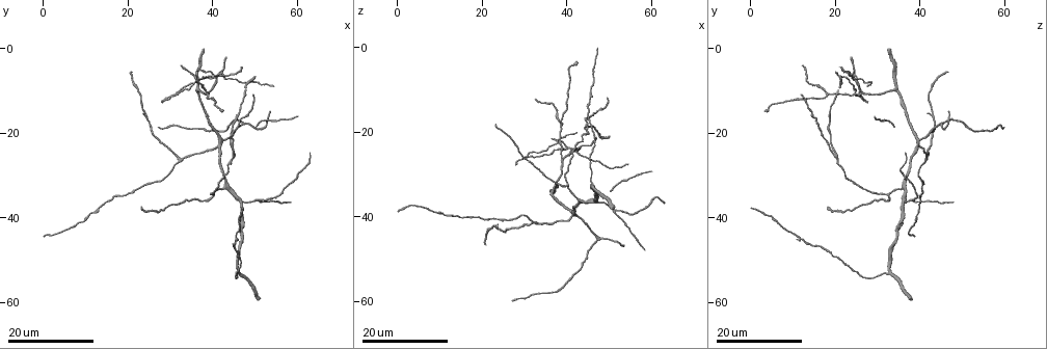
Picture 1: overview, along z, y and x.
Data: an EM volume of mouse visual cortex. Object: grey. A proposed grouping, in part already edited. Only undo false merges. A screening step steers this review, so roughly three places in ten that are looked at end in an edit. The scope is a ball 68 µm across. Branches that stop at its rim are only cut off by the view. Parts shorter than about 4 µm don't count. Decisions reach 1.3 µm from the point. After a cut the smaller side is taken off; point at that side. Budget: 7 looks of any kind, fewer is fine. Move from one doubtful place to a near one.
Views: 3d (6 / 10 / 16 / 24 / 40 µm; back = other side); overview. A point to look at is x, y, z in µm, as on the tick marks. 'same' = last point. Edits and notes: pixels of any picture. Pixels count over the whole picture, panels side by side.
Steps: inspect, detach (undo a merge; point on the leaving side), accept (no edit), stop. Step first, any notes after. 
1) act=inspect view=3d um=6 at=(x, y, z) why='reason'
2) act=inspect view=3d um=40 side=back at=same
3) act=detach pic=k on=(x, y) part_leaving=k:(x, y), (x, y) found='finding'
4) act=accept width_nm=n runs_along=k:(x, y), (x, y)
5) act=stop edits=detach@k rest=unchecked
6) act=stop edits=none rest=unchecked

act=inspect view=3d um=16 at=(39.0, 10.5, 18.5) why='three arms meet'

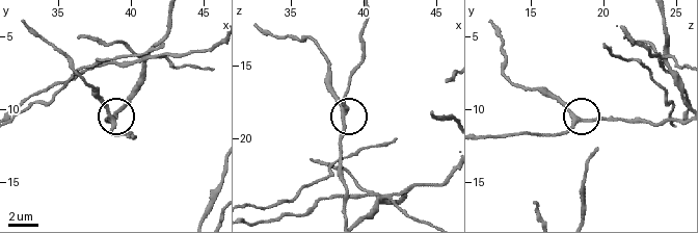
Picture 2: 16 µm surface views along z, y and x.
act=inspect view=3d um=10 at=(38.6, 10.6, 18.0)

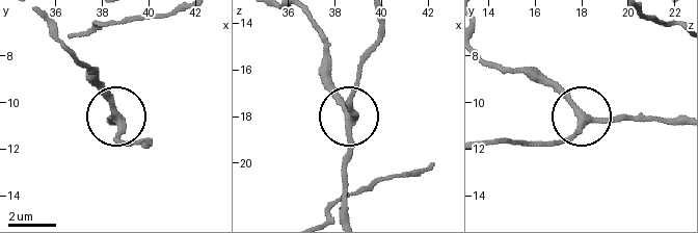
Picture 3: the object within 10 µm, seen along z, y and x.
act=accept side_arm_um=13 arms=3 found='all the same cell'

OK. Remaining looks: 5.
act=inspect view=3d um=16 at=(44.5, 27.0, 20.5)

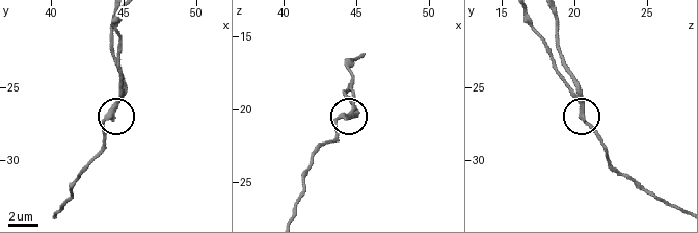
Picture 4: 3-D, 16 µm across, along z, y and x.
act=inspect view=3d um=10 at=(44.0, 27.2, 20.6)

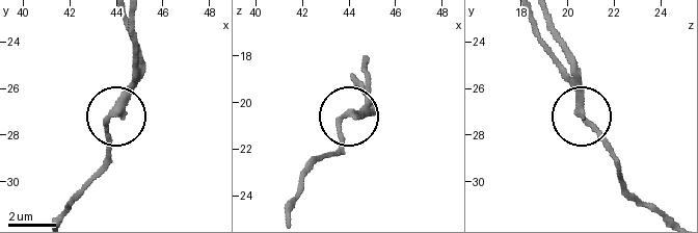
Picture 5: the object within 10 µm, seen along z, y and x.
act=detach pic=5 on=(571, 62) width_nm=260 part_leaving=5:(579, 95), (568, 49), (551, 19) found='a second cell is stuck on'

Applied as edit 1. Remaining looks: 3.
act=inspect view=3d um=16 at=(39.0, 10.5, 26.5) why='two arms in line, one across'

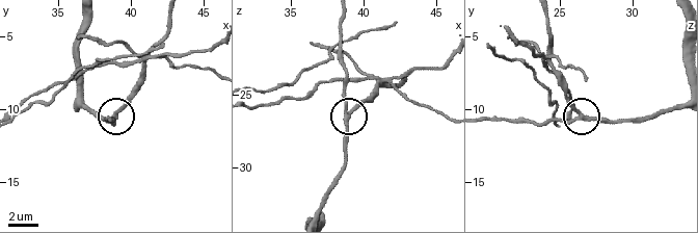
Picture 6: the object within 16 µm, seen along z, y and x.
act=inspect view=3d um=6 at=(38.8, 10.6, 26.2) why='zoom in'

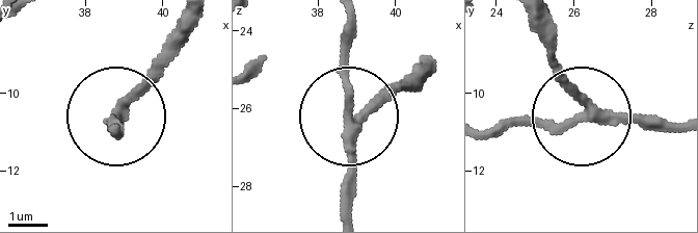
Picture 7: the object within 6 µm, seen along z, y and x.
act=accept side_arm_um=27 runs_along=7:(343, 212), (353, 152), (343, 23) found='all the same cell'

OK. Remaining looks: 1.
act=stop edits=detach@5 rest=unchecked

